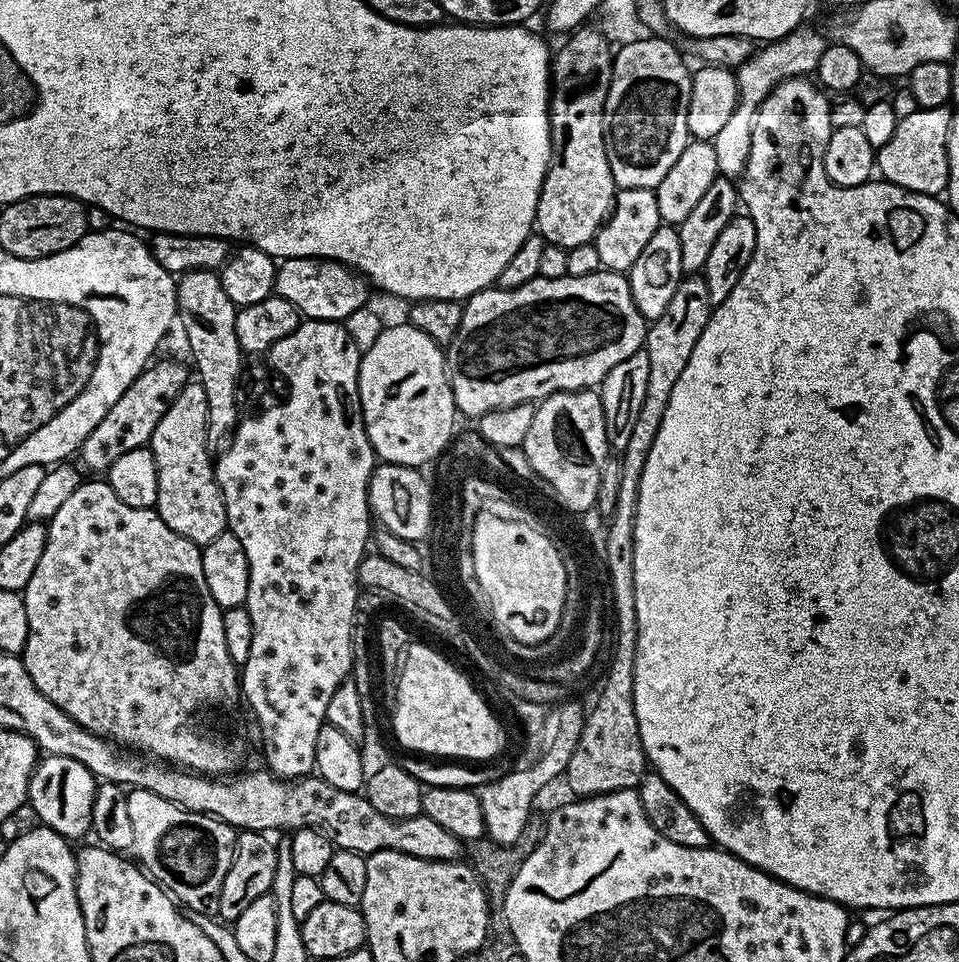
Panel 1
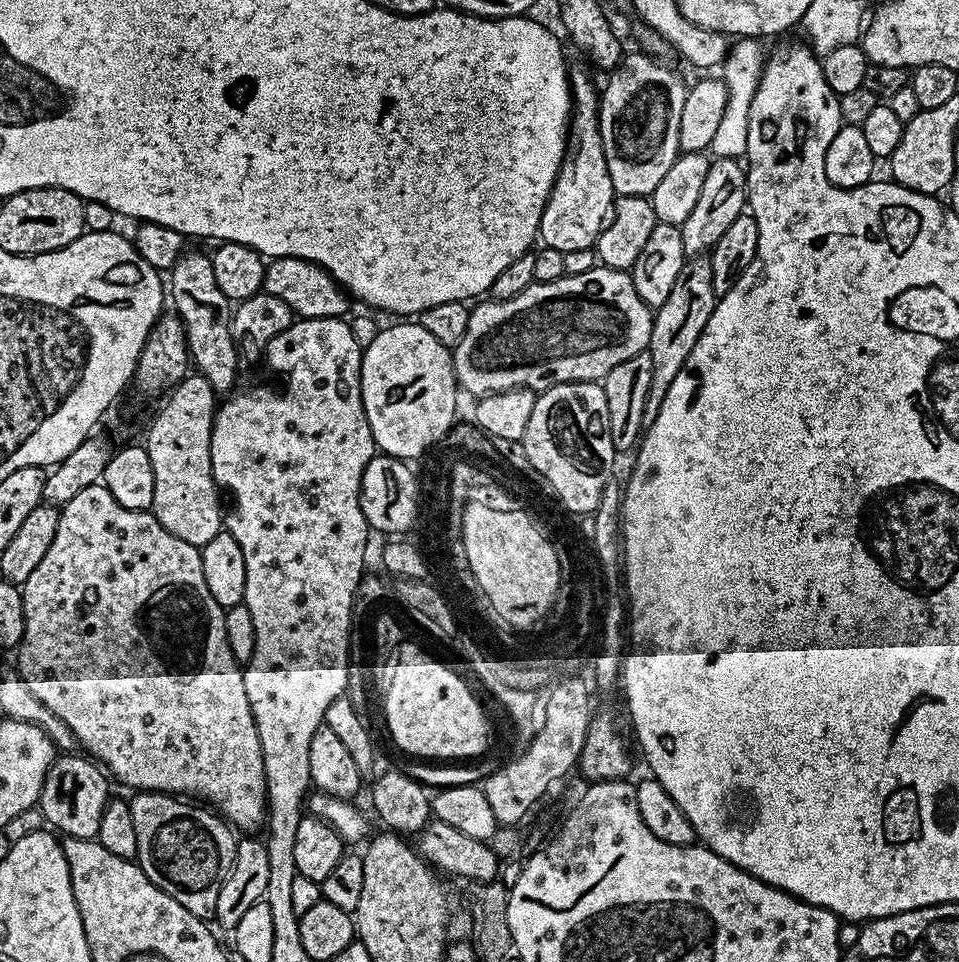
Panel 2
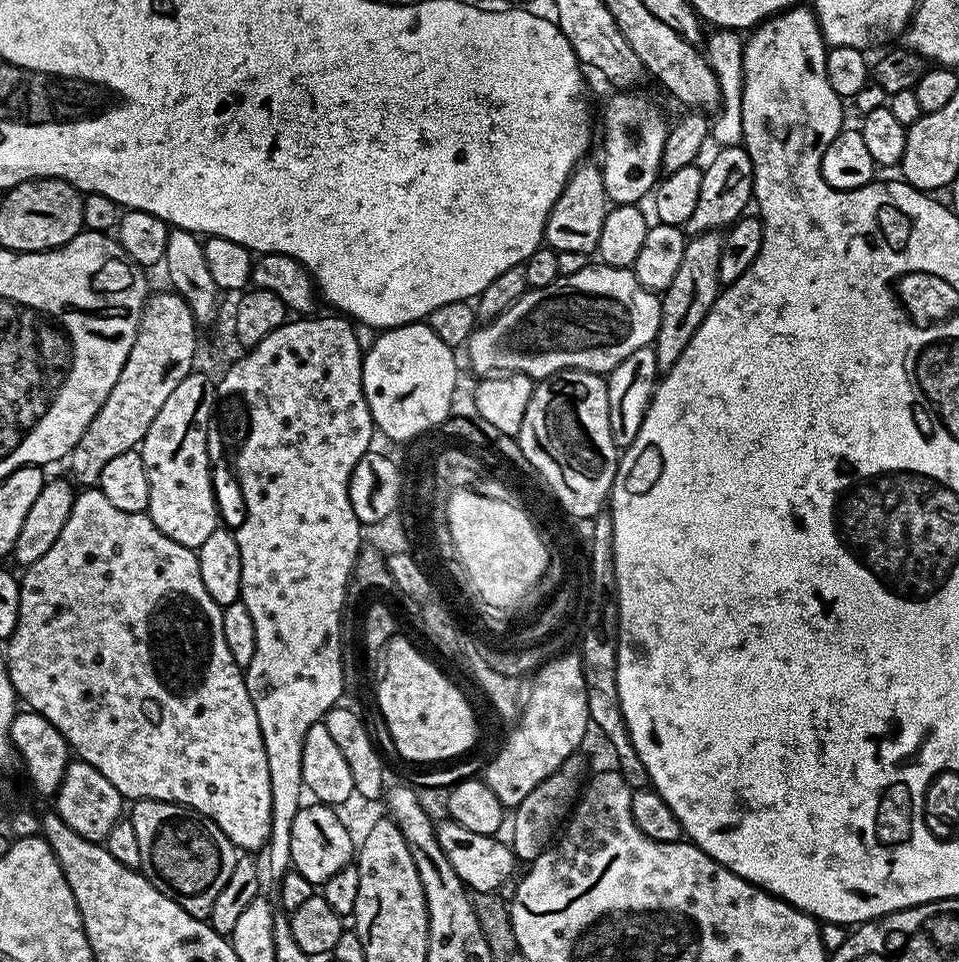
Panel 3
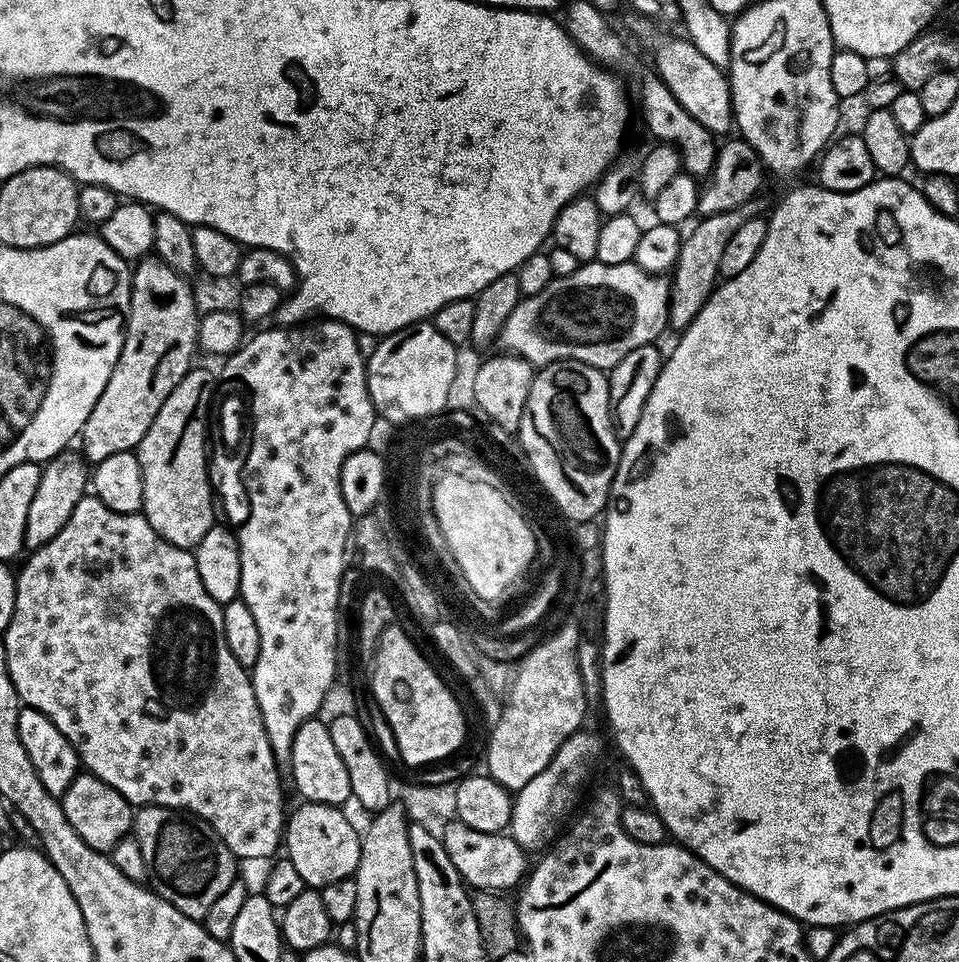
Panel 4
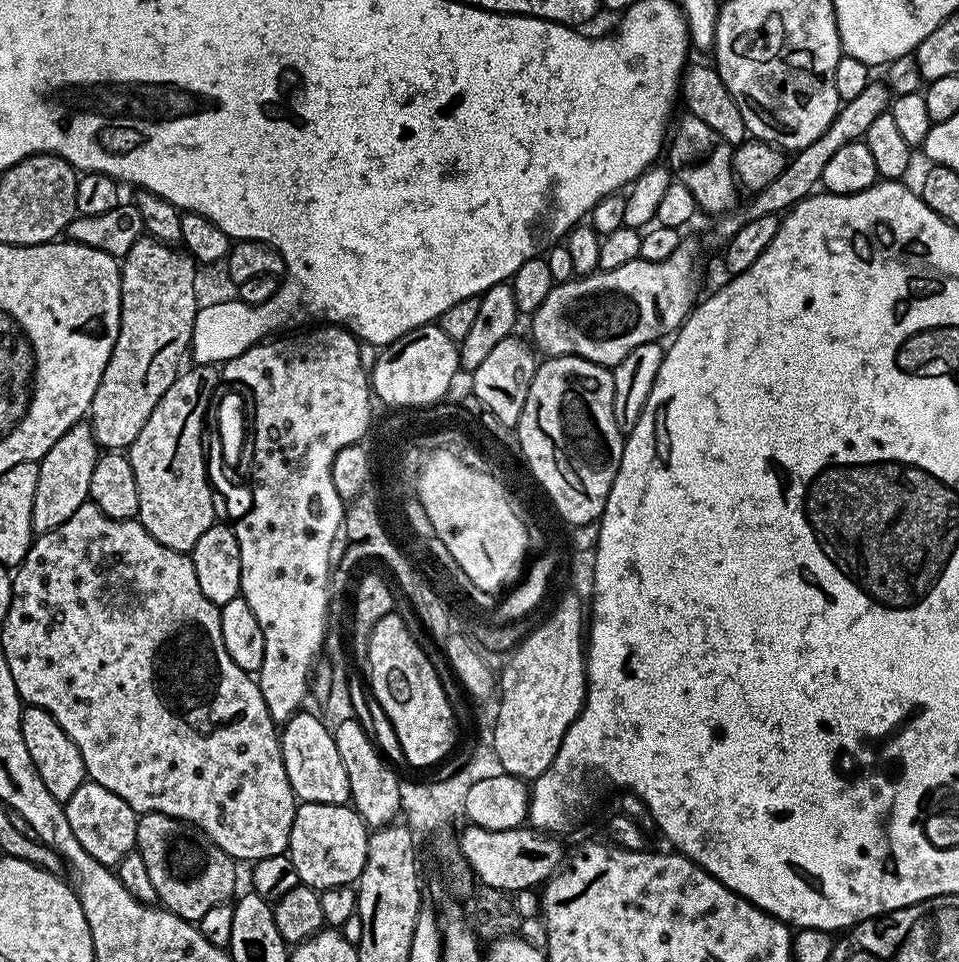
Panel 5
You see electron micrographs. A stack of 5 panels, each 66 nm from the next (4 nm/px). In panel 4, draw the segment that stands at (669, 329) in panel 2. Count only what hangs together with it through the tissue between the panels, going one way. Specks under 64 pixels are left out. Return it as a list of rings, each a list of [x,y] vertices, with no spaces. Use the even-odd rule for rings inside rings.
[[[759,199],[742,202],[742,206],[734,210],[697,219],[691,225],[692,233],[683,237],[674,273],[670,278],[669,329],[683,330],[690,326],[690,322],[694,322],[694,318],[698,318],[702,306],[712,297],[712,289],[717,287],[721,279],[720,263],[724,247],[730,242],[731,236],[741,228],[742,222],[750,222],[750,218],[761,215],[760,203]]]

